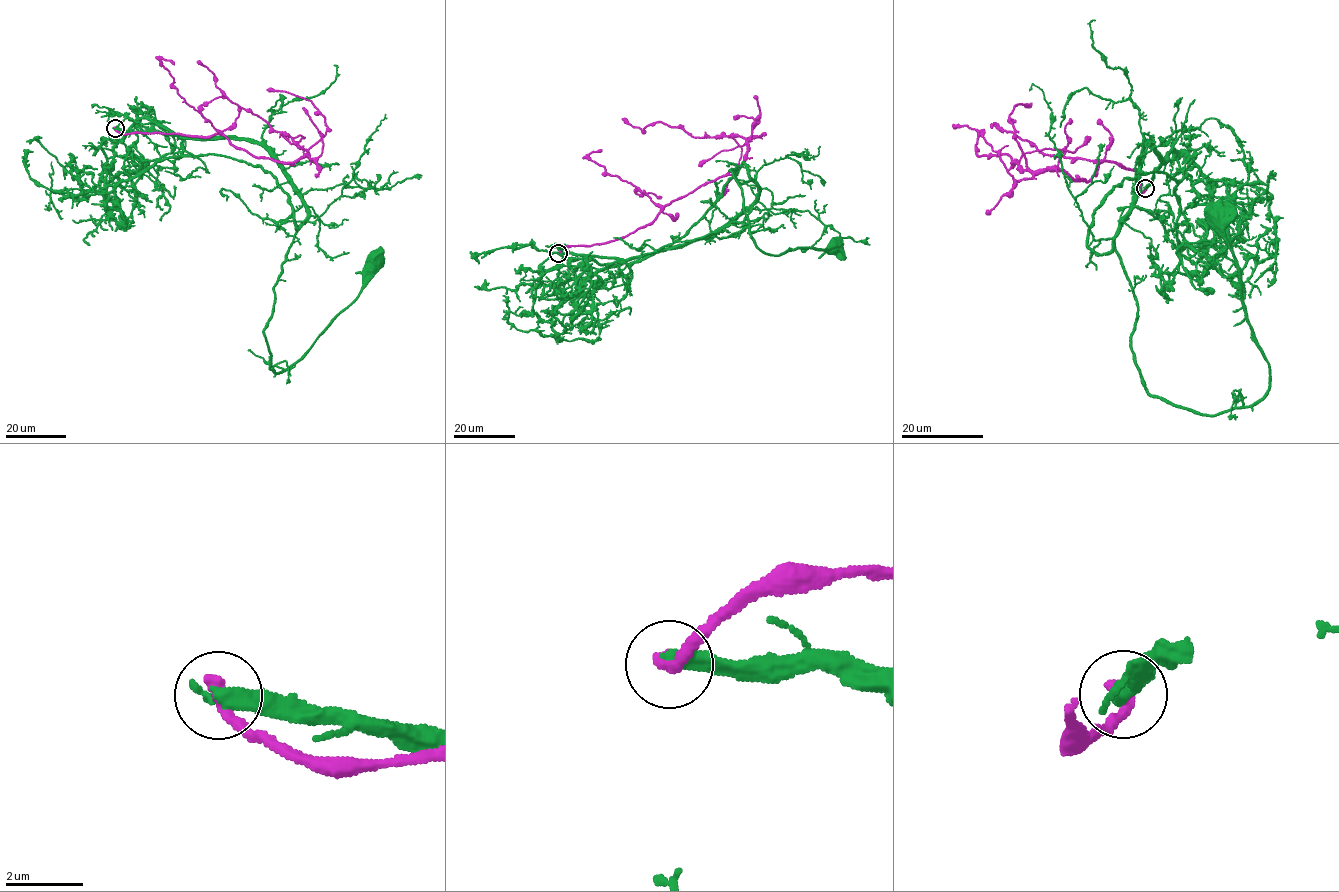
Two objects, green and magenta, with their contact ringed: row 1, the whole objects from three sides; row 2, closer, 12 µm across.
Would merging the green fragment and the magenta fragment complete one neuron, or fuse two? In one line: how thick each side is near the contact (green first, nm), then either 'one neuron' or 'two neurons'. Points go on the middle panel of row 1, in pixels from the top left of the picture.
480 nm thick on the green side, 400 nm on the other; two neurons

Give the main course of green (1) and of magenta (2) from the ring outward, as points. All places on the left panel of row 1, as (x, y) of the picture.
1: (114, 128), (257, 142), (298, 194), (308, 216), (264, 333), (273, 372), (300, 358), (356, 297), (373, 259)
2: (114, 128), (122, 133), (218, 133), (258, 157), (290, 162), (307, 156), (290, 137), (231, 102), (197, 61)

